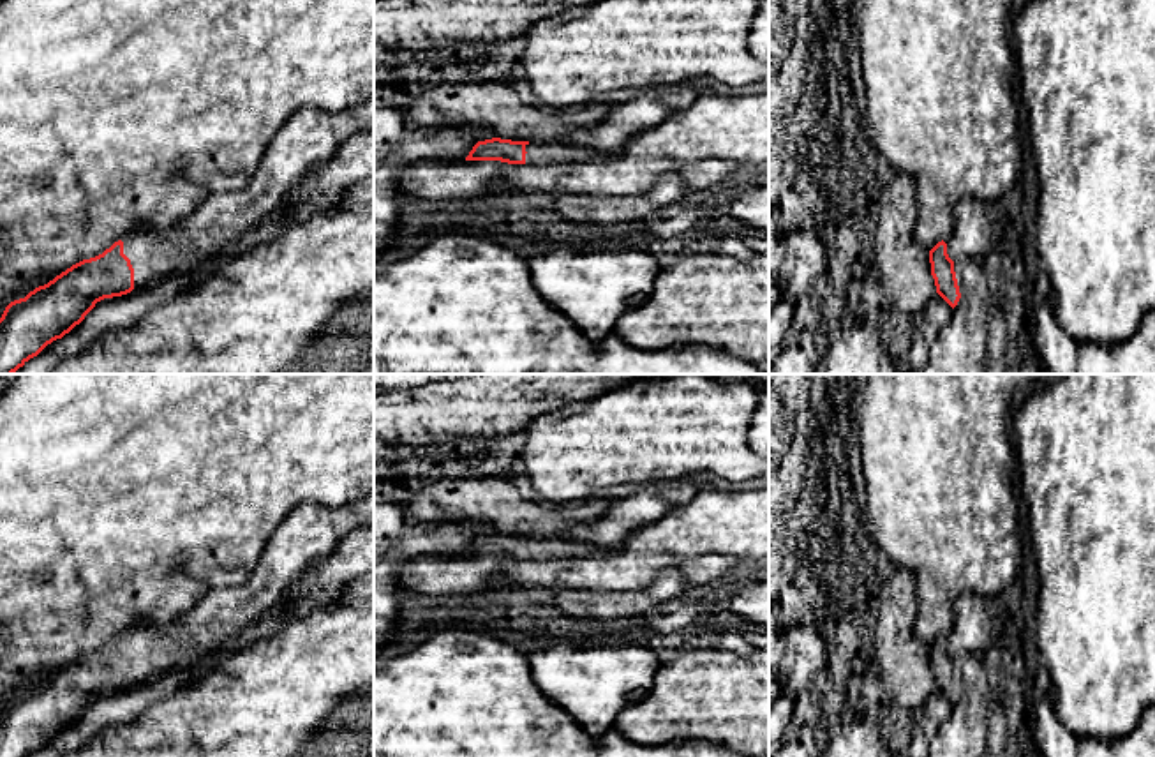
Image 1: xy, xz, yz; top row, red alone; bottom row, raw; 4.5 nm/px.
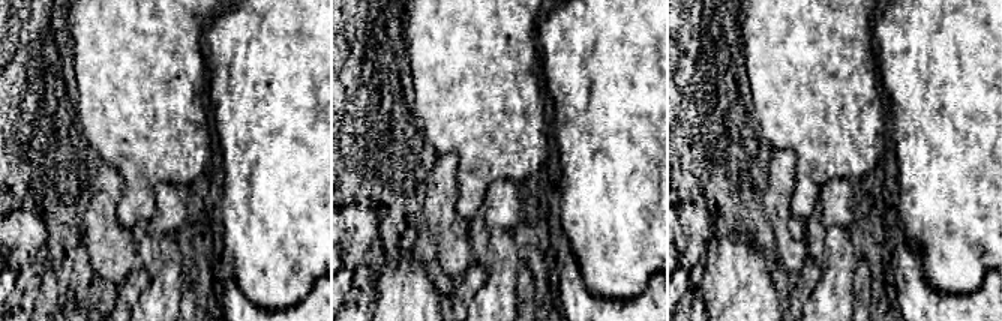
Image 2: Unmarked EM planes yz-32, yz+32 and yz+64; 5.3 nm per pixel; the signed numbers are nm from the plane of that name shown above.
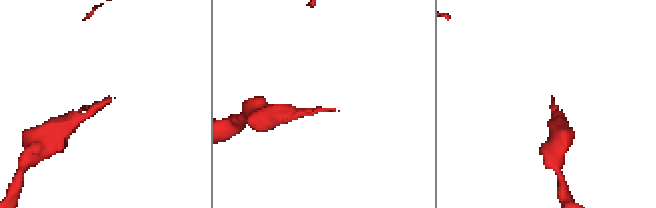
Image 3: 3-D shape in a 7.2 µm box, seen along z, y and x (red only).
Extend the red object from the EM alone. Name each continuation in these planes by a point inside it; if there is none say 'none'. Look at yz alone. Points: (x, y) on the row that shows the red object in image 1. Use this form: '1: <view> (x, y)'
1: yz (970, 237)

